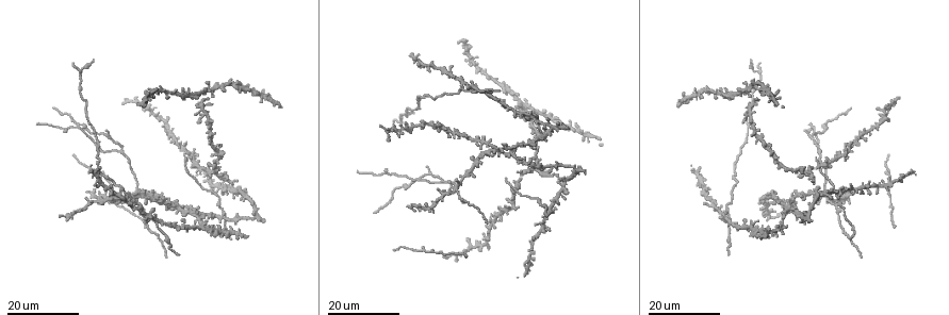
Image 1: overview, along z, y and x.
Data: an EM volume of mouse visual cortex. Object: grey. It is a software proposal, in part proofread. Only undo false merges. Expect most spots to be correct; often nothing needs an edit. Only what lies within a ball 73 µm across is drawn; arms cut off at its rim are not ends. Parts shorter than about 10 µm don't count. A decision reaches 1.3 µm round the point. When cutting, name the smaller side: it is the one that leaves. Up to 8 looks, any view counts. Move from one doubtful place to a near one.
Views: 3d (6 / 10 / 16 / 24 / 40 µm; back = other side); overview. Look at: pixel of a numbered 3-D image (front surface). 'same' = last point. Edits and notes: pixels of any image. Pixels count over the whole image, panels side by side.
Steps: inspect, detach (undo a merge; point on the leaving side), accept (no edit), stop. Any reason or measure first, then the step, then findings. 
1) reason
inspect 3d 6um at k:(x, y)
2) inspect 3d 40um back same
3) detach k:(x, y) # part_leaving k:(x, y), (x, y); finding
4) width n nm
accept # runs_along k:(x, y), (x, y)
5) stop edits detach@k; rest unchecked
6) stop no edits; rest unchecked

three-way junction
inspect 3d 16um at 1:(511, 146)

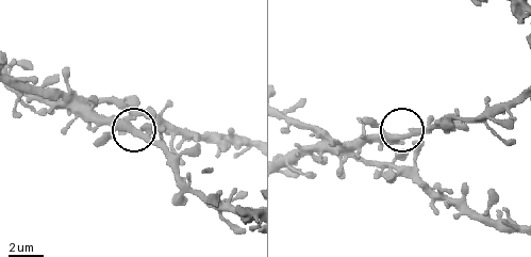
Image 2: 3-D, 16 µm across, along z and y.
closer look
inspect 3d 6um at 2:(139, 135)

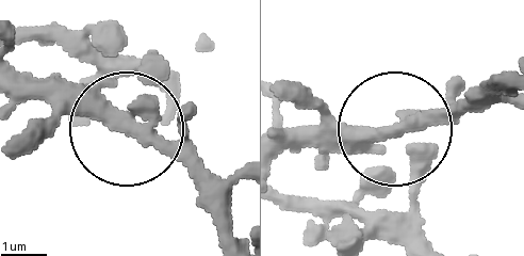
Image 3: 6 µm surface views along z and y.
side_arm 66 um; arms 3
accept # one neuron here

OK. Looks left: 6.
thin arm on a thick one
inspect 3d 24um at 1:(155, 222)

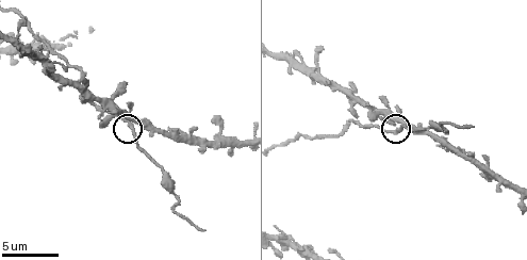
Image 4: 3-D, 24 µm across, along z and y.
inspect 3d 6um at 4:(401, 127)

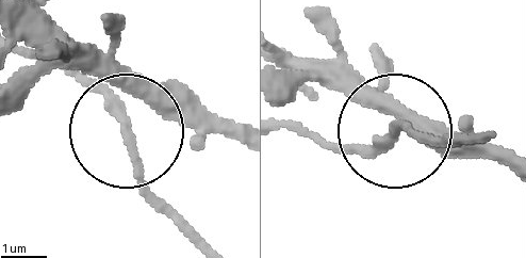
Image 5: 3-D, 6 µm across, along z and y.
width 180 nm
accept # all the same neuron

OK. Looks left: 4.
four or more arms meet
inspect 3d 16um at 1:(432, 207)

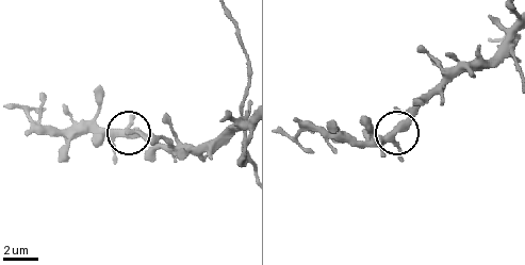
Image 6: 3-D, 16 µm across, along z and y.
inspect 3d 10um at 6:(117, 131)

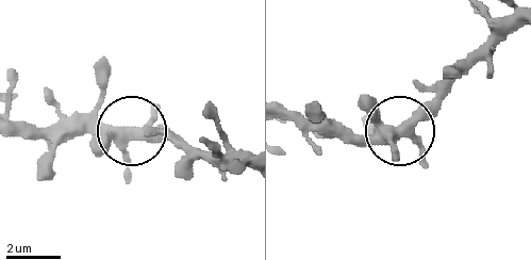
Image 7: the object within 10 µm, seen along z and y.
width 380 nm
accept # runs_along 7:(514, 19), (403, 123), (331, 134); continuous, no second neuron

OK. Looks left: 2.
four or more arms meet
inspect 3d 16um at 1:(227, 187)

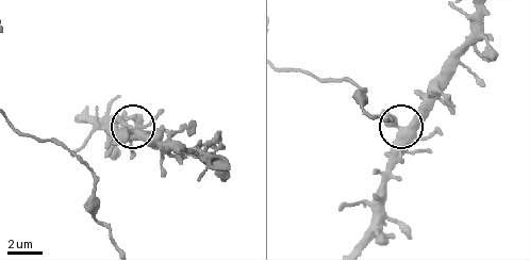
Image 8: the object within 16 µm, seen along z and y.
inspect 3d 10um at 8:(401, 131)

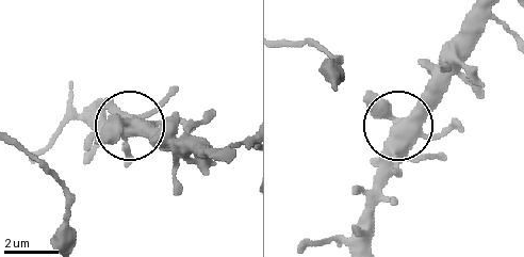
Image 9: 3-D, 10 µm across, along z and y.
side_arm 22 um
accept # runs_along 9:(490, 13), (398, 123), (389, 171), (369, 189), (357, 187); continuous, no second neuron

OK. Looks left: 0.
stop no edits; rest unchecked

